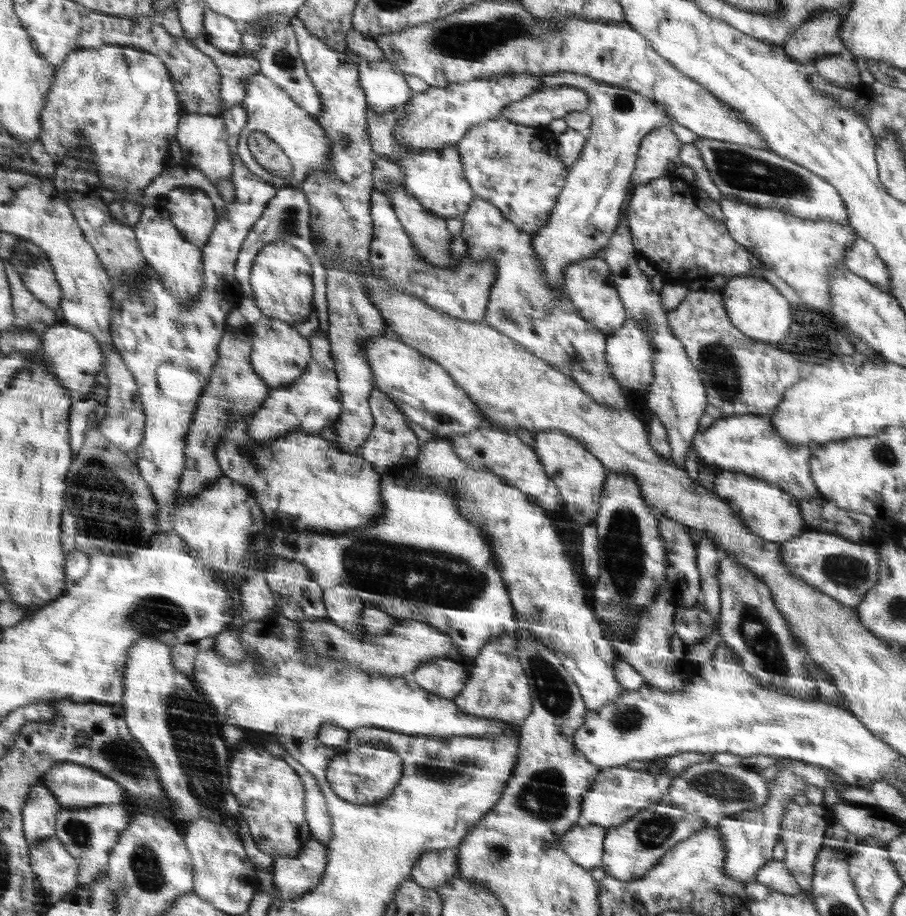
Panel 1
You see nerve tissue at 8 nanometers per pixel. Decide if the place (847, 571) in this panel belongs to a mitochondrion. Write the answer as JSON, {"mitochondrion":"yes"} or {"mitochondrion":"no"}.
{"mitochondrion":"yes"}

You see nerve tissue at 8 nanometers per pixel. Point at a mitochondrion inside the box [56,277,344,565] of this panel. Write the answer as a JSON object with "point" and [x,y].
{"point":[104,502]}

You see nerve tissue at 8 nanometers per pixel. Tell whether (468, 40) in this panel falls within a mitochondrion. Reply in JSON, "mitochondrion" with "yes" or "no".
{"mitochondrion":"yes"}

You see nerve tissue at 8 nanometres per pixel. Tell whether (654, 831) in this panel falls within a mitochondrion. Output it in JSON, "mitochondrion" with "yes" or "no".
{"mitochondrion":"yes"}

